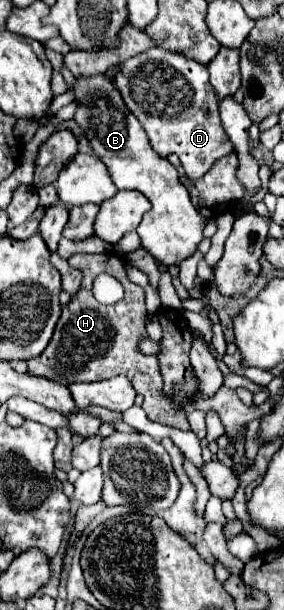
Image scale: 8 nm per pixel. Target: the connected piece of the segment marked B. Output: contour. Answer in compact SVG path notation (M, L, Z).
M95 75L89 79L79 77L73 91L77 93L75 101L79 101L75 121L87 135L95 155L107 165L113 183L119 189L141 191L153 205L151 211L143 215L143 221L137 227L141 247L167 267L191 257L191 253L197 251L197 245L203 239L203 229L207 221L191 203L189 191L179 181L177 169L165 157L159 157L151 149L141 123L125 107L119 91L113 87L111 81L105 79L105 75Z

